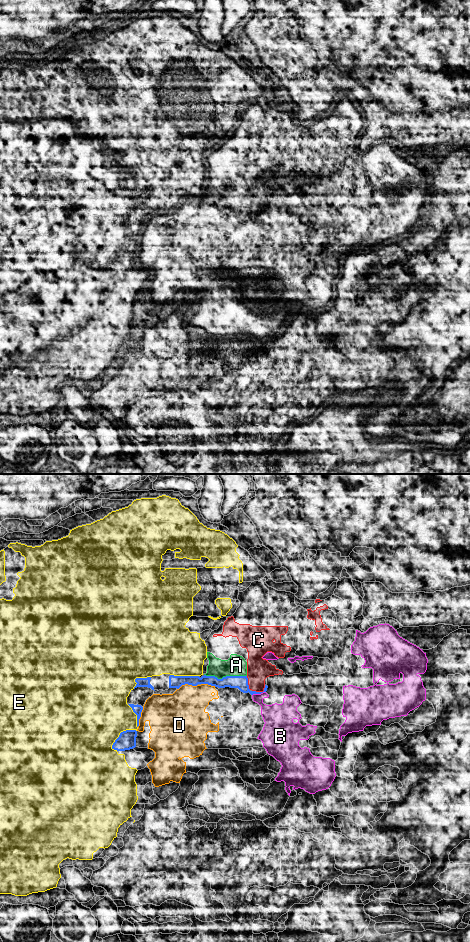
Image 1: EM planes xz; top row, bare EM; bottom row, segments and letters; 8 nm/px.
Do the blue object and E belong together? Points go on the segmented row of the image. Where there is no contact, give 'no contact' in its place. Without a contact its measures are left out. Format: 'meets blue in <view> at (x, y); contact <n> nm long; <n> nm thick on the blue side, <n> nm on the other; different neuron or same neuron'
meets blue in xz at (120, 733); contact 260 nm long; 140 nm thick on the blue side, 500 nm on the other; same neuron

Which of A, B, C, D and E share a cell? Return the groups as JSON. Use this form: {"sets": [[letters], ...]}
{"sets": [["A", "B", "C", "D"], ["E"]]}

